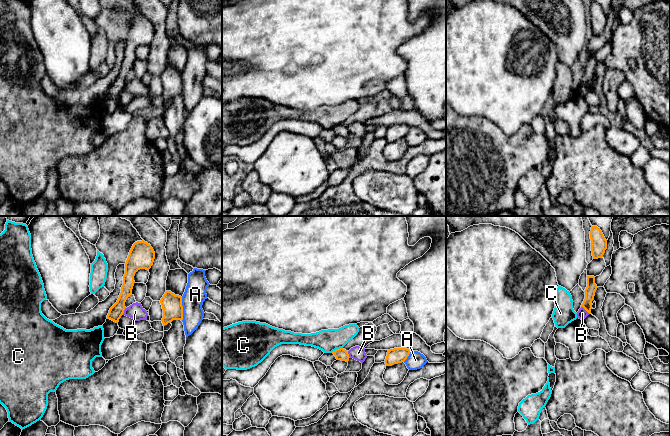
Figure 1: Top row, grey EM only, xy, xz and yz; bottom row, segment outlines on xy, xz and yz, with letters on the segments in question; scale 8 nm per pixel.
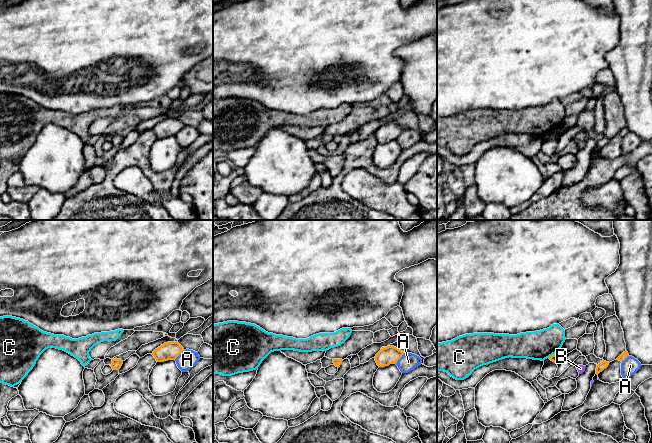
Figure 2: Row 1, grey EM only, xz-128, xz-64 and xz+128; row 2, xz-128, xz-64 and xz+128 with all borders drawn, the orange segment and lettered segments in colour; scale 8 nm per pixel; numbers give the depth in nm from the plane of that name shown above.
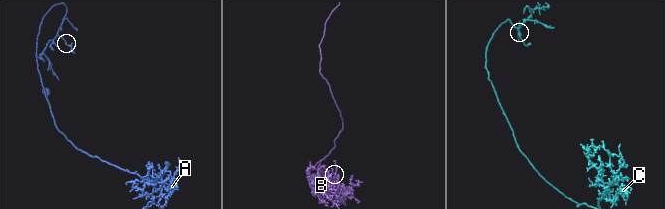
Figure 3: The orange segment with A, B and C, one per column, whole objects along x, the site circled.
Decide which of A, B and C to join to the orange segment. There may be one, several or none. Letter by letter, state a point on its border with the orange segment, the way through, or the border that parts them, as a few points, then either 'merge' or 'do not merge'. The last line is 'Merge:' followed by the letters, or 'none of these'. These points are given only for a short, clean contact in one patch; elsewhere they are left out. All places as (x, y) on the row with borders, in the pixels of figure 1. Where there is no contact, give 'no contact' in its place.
A: meets orange in xy at (182, 309); border along xy (181, 297), (182, 320); do not merge
B: meets orange in yz at (585, 309); border along yz (581, 306), (589, 313); do not merge
C: meets orange in xz at (336, 349); border along xz (342, 347), (336, 348), (331, 352); do not merge
Merge: none of these

